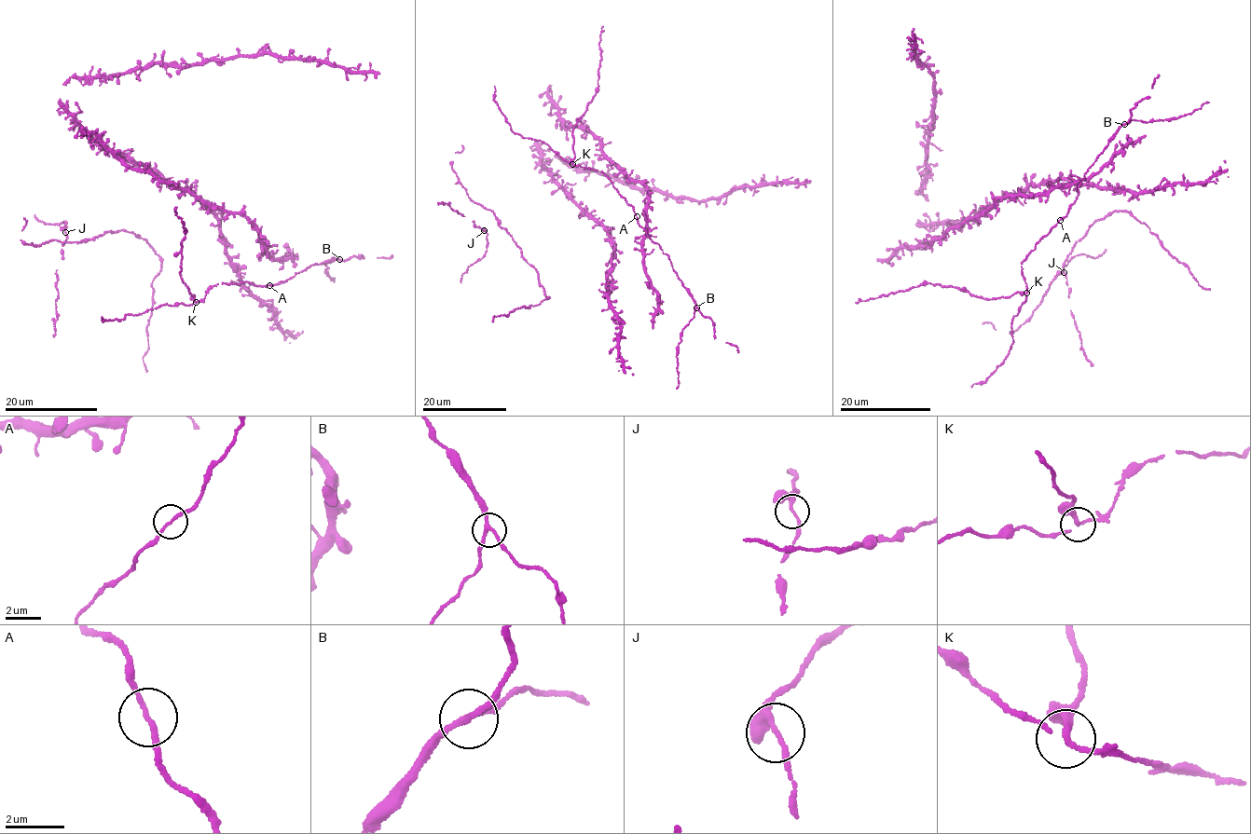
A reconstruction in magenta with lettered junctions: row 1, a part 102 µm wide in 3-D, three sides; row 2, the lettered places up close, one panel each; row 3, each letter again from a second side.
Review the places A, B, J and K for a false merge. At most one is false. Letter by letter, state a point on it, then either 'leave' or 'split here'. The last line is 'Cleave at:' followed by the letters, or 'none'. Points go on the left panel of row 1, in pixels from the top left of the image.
A: (269, 285) | leave
B: (339, 259) | leave
J: (65, 232) | leave
K: (196, 302) | split here
Cleave at: K

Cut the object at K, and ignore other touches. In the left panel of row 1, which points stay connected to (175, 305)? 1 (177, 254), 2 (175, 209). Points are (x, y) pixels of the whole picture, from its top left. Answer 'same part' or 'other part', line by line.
1: other part
2: other part

